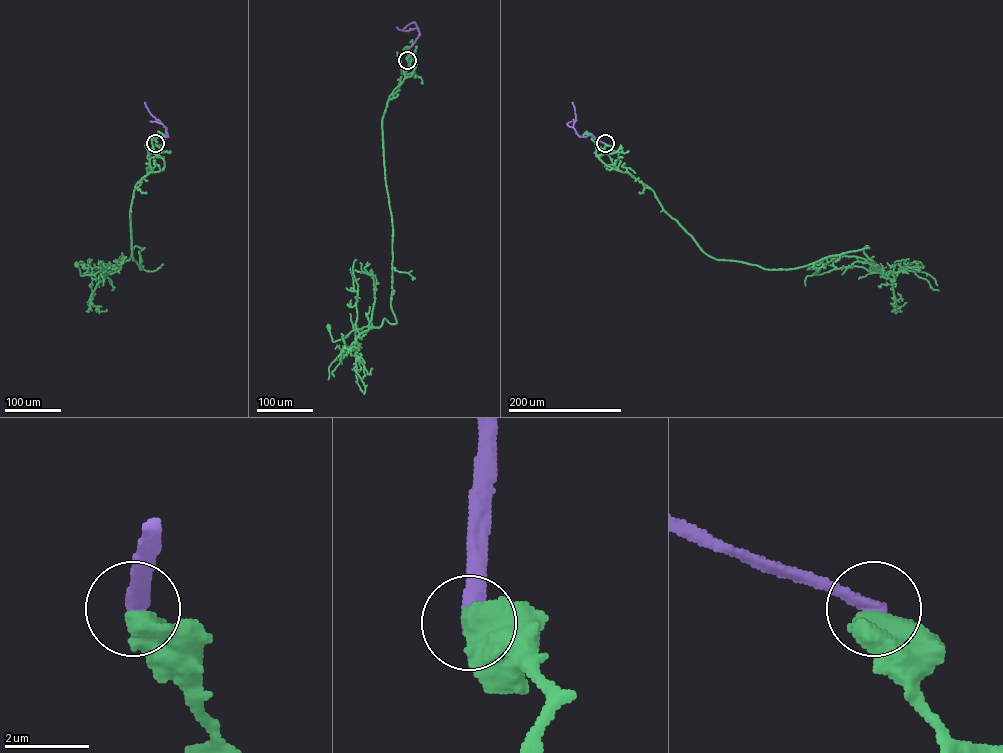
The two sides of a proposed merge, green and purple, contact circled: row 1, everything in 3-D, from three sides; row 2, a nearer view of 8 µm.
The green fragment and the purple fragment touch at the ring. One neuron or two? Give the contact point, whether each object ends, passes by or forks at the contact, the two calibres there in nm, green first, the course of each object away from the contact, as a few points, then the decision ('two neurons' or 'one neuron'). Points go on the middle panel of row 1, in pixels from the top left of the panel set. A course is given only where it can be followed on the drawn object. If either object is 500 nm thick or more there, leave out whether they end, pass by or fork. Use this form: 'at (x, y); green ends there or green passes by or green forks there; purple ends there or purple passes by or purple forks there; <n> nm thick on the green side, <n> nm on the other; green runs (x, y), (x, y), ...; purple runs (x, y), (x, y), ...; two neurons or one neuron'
at (407, 60); 600 nm thick on the green side, 360 nm on the other; green runs (407, 60), (415, 55), (414, 71), (390, 95), (382, 119), (396, 323), (384, 319), (333, 342), (328, 326); purple runs (407, 60), (408, 49), (419, 33), (417, 28), (407, 31), (397, 27); two neurons

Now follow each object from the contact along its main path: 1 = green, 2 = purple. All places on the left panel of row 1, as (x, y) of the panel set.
1: (155, 143), (164, 167), (136, 184), (130, 210), (141, 270), (136, 246), (95, 274), (76, 264)
2: (155, 143), (158, 135), (167, 136), (166, 128), (151, 114), (145, 102)

